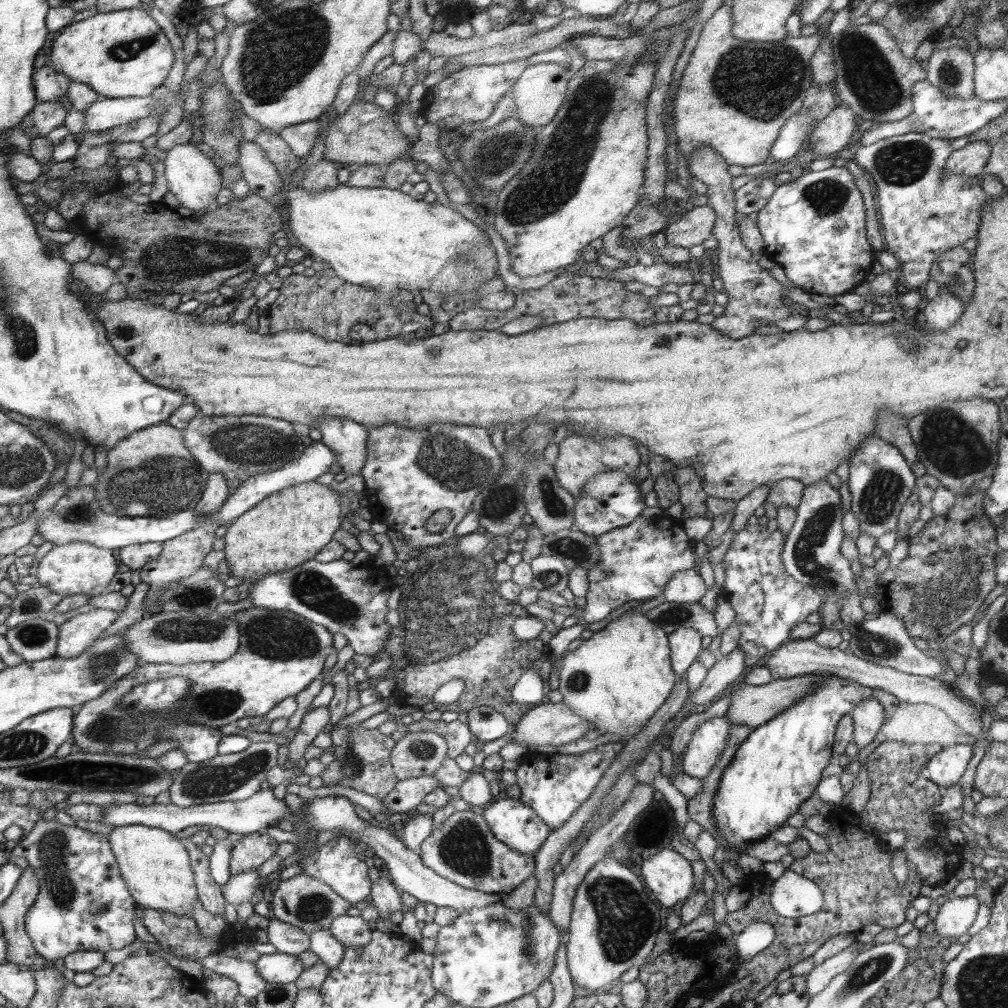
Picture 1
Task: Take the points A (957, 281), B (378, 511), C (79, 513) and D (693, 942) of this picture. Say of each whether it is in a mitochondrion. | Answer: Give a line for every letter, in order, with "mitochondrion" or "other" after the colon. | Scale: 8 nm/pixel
A: mitochondrion
B: other
C: mitochondrion
D: other

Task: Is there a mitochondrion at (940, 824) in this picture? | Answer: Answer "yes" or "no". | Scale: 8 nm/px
no

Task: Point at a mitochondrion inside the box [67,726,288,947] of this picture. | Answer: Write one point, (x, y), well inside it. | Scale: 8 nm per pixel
(204, 781)

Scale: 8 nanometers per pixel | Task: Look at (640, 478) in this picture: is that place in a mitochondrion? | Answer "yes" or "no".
no

